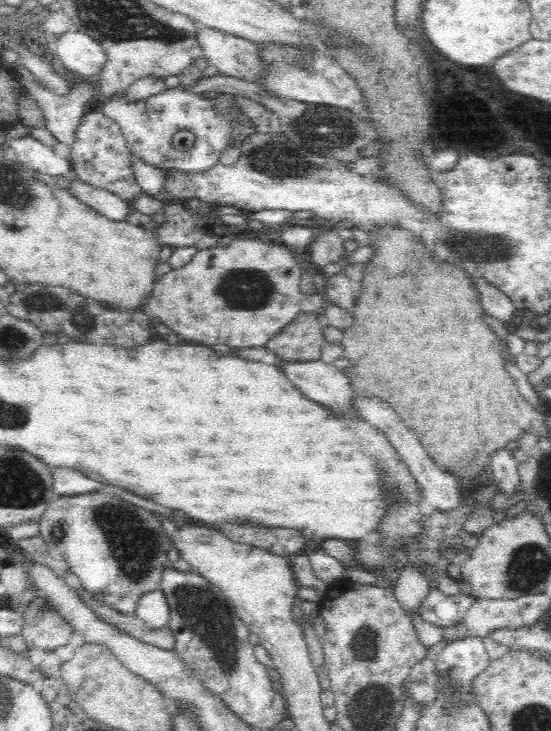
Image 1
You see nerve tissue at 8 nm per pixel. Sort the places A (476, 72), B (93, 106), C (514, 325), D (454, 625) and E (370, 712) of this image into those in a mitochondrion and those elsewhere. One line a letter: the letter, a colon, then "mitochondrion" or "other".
A: other
B: other
C: other
D: other
E: mitochondrion

